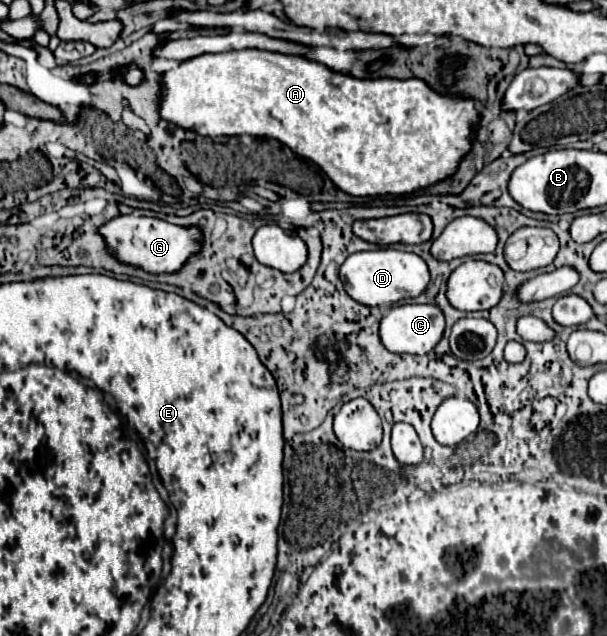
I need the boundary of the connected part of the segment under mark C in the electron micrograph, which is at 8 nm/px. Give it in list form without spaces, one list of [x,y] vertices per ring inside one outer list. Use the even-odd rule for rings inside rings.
[[[398,305],[392,307],[380,321],[382,345],[392,353],[430,353],[444,333],[444,315],[434,305]]]

